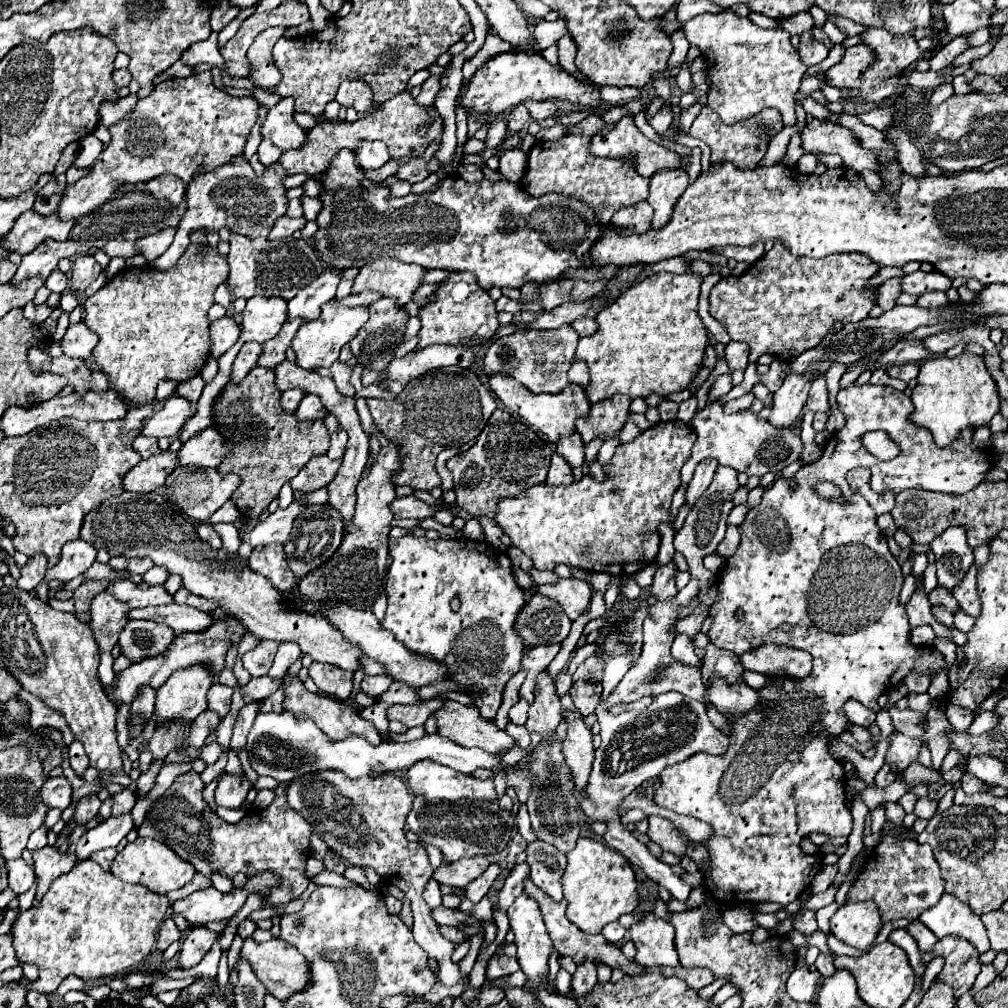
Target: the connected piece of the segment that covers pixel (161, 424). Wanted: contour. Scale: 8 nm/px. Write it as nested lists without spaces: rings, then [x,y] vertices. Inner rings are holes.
[[[170,395],[170,399],[166,399],[166,403],[162,405],[160,411],[156,411],[150,419],[146,419],[142,423],[140,435],[146,437],[172,437],[174,433],[178,433],[182,429],[182,425],[192,417],[190,411],[190,403],[184,397],[178,395]]]

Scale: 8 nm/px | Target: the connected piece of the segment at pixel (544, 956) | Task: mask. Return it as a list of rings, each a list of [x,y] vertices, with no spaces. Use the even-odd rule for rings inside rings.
[[[520,895],[514,905],[508,909],[508,919],[510,919],[510,927],[514,929],[514,943],[518,947],[518,963],[520,963],[520,969],[524,971],[526,975],[526,985],[524,989],[534,993],[536,995],[536,989],[542,989],[544,983],[546,983],[546,977],[548,977],[548,959],[554,951],[554,943],[544,927],[544,919],[542,919],[542,913],[540,913],[540,907],[534,899],[530,899],[528,895]]]

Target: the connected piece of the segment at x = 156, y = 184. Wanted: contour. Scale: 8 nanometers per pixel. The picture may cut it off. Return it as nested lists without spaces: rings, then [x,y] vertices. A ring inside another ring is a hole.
[[[166,173],[166,175],[160,175],[160,177],[154,177],[150,181],[146,181],[146,191],[160,199],[160,201],[168,201],[170,205],[178,207],[182,201],[184,201],[184,191],[186,191],[186,185],[172,173]]]

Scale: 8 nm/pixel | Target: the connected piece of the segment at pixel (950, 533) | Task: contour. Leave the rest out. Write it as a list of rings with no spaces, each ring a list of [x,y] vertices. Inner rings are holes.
[[[950,527],[938,535],[932,543],[932,553],[936,555],[938,585],[952,589],[964,577],[964,571],[974,563],[972,549],[966,543],[964,527]]]

